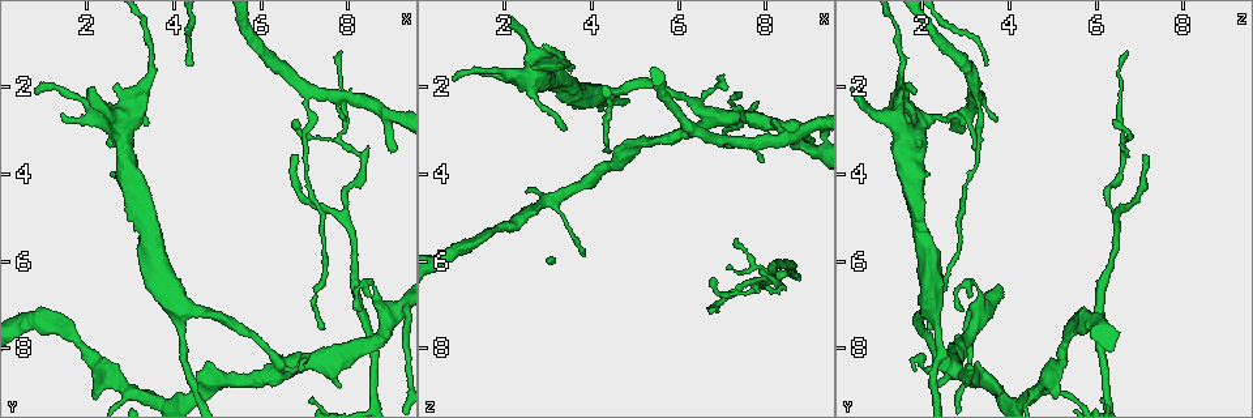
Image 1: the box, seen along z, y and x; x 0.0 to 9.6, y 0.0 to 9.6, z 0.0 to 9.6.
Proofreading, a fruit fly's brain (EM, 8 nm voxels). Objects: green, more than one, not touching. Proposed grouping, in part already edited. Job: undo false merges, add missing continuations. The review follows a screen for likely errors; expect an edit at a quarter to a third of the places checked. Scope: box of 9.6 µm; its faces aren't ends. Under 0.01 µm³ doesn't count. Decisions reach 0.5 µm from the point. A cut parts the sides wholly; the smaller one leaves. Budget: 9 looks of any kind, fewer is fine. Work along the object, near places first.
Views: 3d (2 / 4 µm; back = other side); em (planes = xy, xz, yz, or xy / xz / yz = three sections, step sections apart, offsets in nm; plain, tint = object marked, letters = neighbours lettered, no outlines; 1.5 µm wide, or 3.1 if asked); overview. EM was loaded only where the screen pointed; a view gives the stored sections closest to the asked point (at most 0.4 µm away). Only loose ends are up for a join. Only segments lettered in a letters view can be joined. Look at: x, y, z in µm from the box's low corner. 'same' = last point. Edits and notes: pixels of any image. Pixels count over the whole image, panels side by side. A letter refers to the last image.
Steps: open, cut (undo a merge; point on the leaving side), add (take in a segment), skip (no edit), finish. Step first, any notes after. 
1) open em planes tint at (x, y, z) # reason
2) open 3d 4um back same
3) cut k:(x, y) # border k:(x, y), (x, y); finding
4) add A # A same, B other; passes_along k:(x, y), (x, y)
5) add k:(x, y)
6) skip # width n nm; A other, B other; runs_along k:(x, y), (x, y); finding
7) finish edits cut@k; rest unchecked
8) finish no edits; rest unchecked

open 3d 2um at (3.35, 2.90, 3.05) # free end

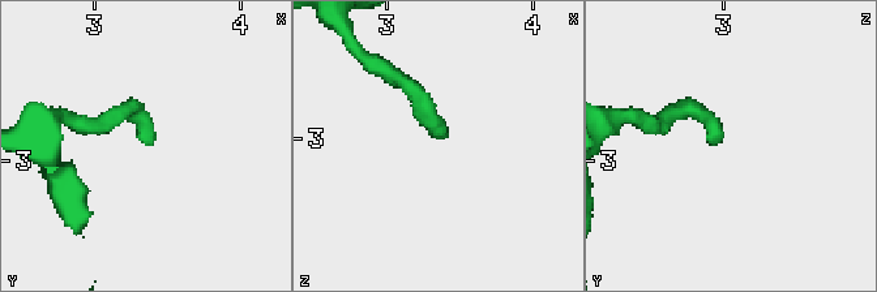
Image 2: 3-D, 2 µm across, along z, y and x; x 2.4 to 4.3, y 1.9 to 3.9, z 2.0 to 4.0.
open em planes tint at (3.38, 2.84, 3.00) # shape alone is not enough

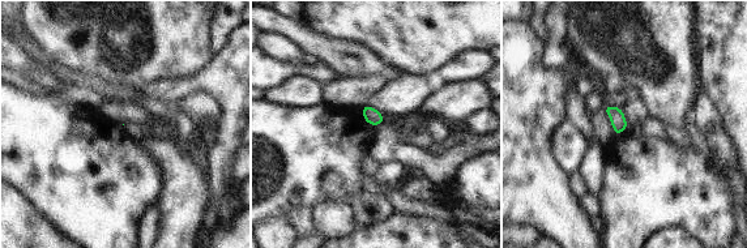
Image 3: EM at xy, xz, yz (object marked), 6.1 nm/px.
open em planes letters same # what lies round it

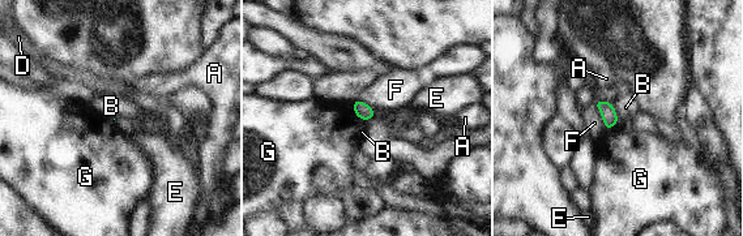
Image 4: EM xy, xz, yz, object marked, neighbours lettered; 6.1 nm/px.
skip # longest_contact F 170 nm; A other, B other, D other, E other, F other, G other; border 4:(351, 102), (354, 112), (364, 121); no lettered segment goes on from it

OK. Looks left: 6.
open 3d 2um at (7.25, 2.20, 3.30) # a narrow waist

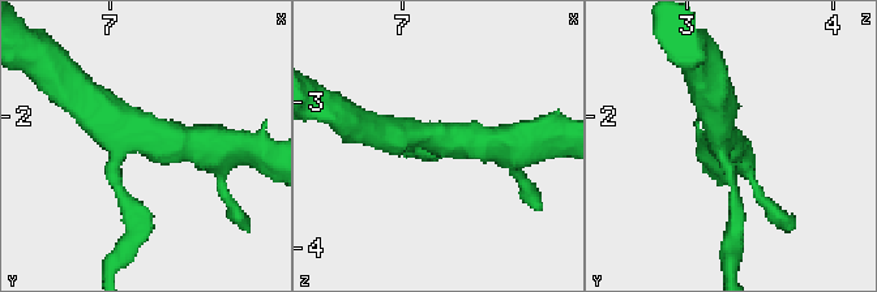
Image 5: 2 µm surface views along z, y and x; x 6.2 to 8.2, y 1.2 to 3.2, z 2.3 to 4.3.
open em planes tint at (7.22, 2.16, 3.26)

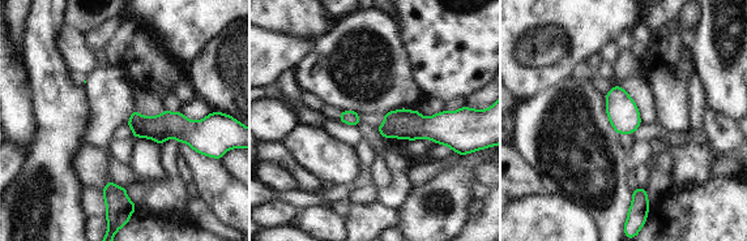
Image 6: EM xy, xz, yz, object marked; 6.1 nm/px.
open em planes letters same

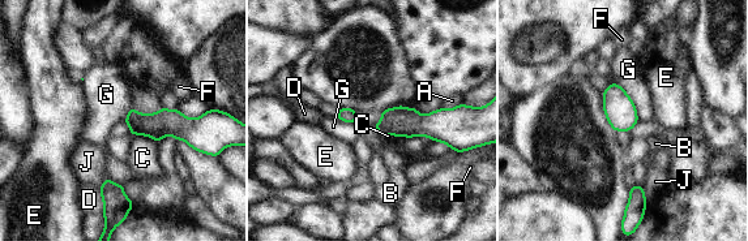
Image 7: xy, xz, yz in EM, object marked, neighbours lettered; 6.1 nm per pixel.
skip # A other, B other, C other, D other, E other, F other, G other, J other; runs_along 7:(199, 120), (195, 124), (129, 121); all the same neuron

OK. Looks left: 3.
open 3d 2um back at (4.70, 8.50, 3.40) # free end

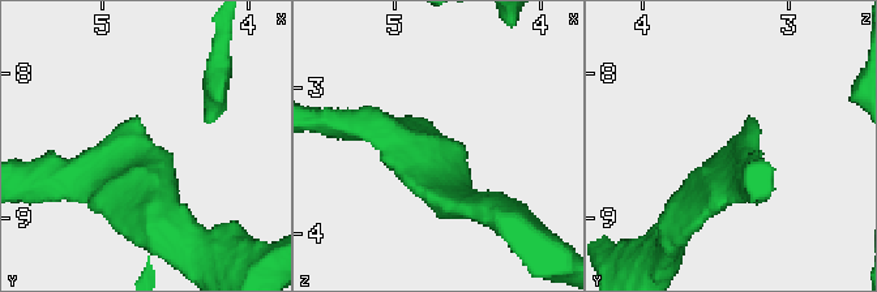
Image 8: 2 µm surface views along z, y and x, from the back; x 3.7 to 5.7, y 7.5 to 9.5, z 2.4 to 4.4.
open em planes letters at (4.66, 8.48, 3.32) # arm_widths 200, 240 nm; shape alone is not enough

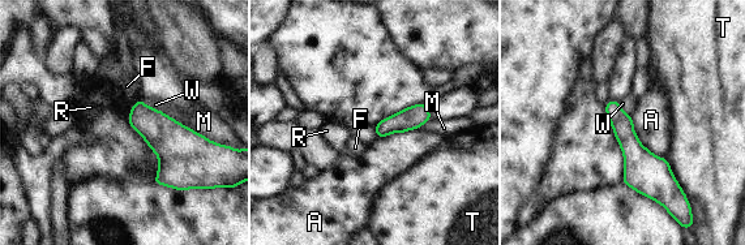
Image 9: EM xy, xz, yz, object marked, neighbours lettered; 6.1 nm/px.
skip # width 130 nm; A other, F other, M other, R other, T other, W other; border 9:(135, 103), (141, 99), (162, 111); no lettered segment goes on from it

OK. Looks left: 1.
finish no edits; rest unchecked

